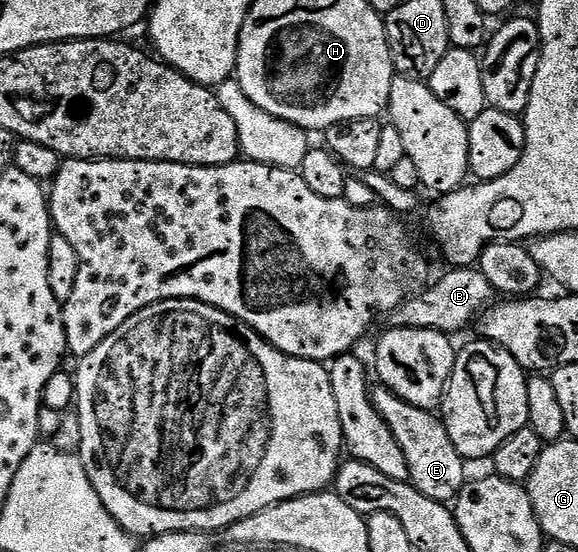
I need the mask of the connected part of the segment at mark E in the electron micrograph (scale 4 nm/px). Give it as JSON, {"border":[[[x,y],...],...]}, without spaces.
{"border":[[[382,385],[374,388],[373,398],[376,409],[388,423],[389,429],[395,434],[404,451],[410,471],[409,481],[421,493],[425,493],[425,497],[433,497],[433,501],[438,503],[454,504],[455,498],[465,485],[465,478],[463,479],[465,460],[457,453],[442,418],[431,411],[409,405]]]}

